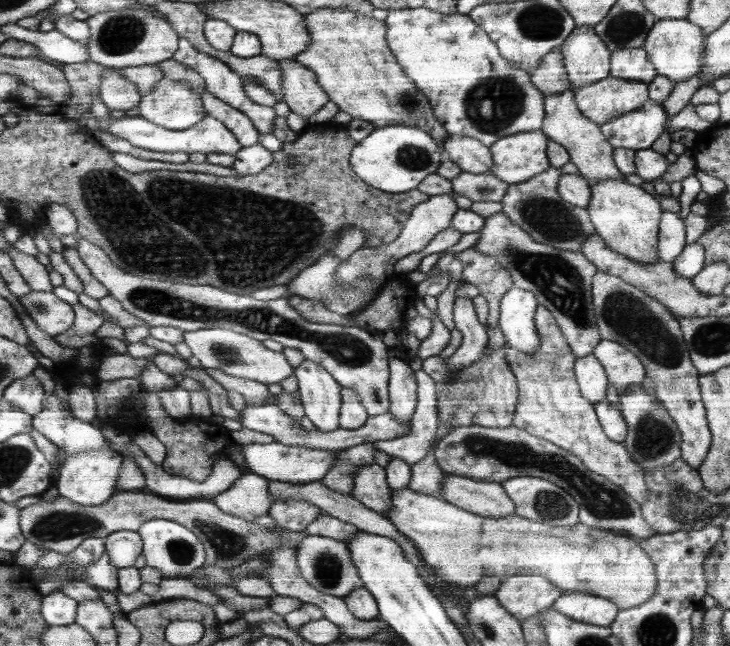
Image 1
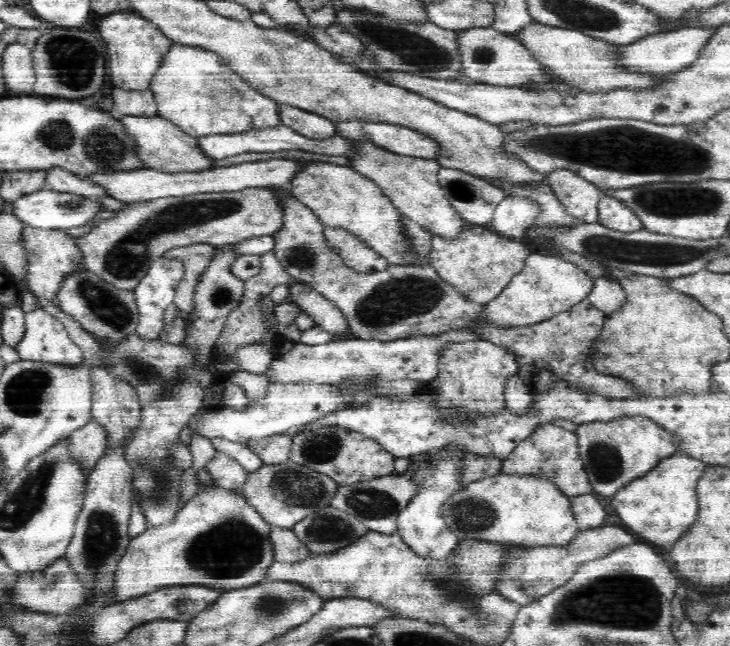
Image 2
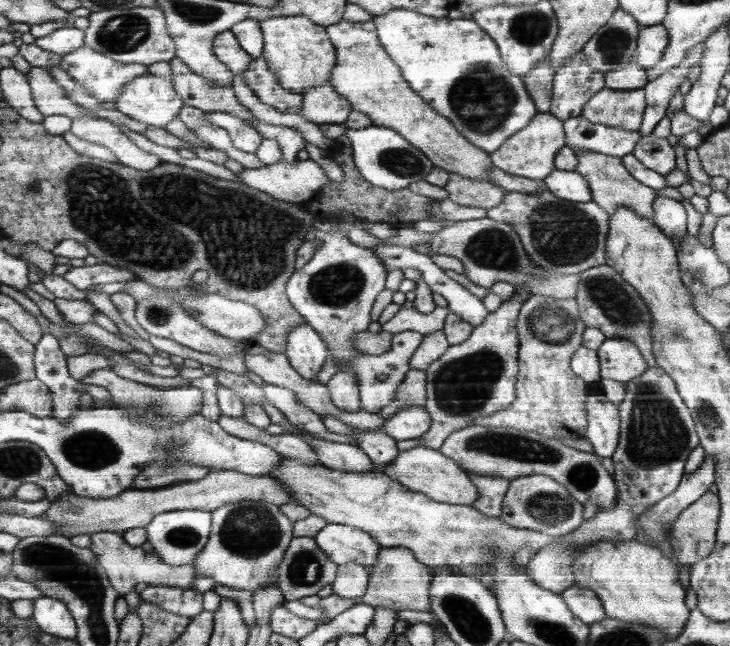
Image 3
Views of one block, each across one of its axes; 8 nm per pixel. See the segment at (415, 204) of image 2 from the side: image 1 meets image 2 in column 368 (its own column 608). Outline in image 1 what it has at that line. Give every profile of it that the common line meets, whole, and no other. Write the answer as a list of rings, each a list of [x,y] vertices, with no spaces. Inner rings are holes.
[[[573,91],[550,94],[546,97],[546,118],[543,120],[542,131],[554,142],[561,144],[569,154],[569,161],[578,168],[578,174],[598,184],[598,180],[626,180],[624,174],[615,163],[615,147],[603,135],[602,126],[596,124],[578,107]]]

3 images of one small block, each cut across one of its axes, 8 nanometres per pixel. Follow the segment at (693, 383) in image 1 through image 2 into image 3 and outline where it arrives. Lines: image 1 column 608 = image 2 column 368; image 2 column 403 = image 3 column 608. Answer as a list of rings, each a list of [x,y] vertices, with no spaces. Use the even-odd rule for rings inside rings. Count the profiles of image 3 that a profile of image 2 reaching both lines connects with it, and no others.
[[[606,263],[582,272],[581,277],[575,300],[579,306],[579,317],[587,323],[587,327],[600,330],[606,339],[631,341],[646,358],[648,367],[656,367],[658,361],[654,355],[654,334],[651,333],[654,318],[635,288],[623,280],[622,274],[617,269],[611,268]]]

